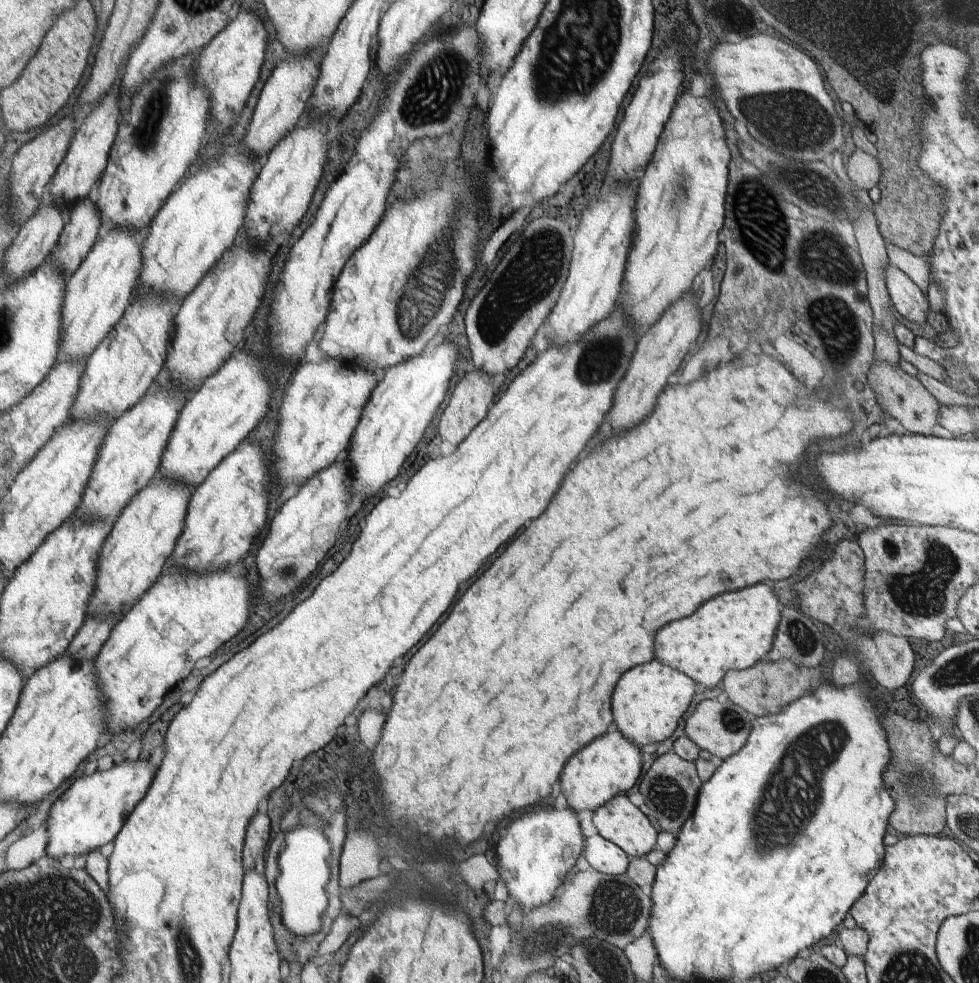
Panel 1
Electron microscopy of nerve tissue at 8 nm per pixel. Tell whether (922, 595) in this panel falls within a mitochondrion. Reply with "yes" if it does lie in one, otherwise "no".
yes

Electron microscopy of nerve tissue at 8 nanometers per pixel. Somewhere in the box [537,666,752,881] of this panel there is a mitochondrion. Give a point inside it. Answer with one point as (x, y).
(667, 796)

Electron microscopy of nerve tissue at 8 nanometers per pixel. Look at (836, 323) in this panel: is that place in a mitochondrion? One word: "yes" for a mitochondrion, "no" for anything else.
yes

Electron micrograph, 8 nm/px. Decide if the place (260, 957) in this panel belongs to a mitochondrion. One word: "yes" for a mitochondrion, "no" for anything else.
no

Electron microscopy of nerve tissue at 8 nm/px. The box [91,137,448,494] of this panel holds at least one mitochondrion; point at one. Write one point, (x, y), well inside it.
(427, 162)

